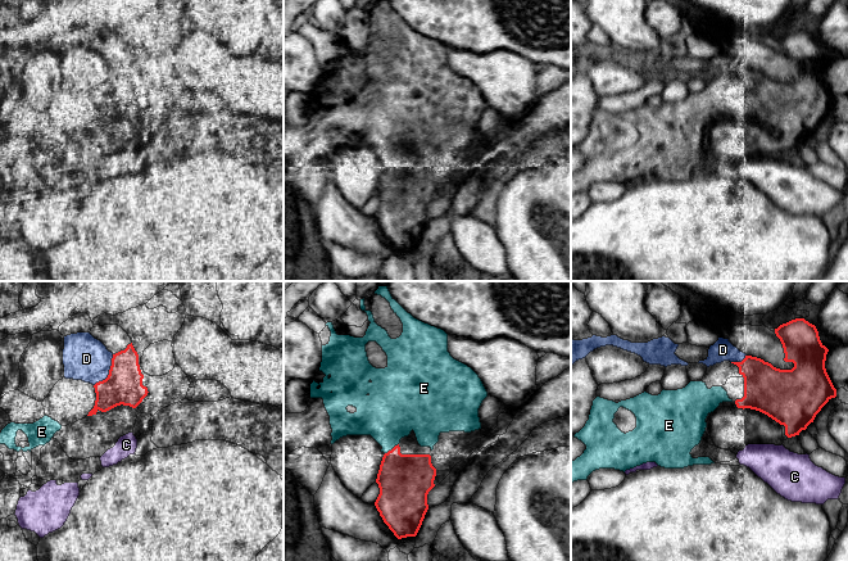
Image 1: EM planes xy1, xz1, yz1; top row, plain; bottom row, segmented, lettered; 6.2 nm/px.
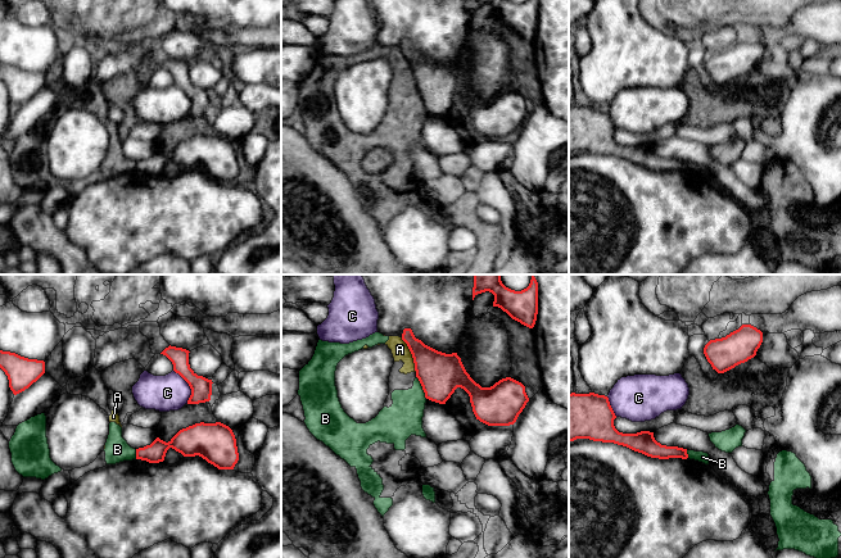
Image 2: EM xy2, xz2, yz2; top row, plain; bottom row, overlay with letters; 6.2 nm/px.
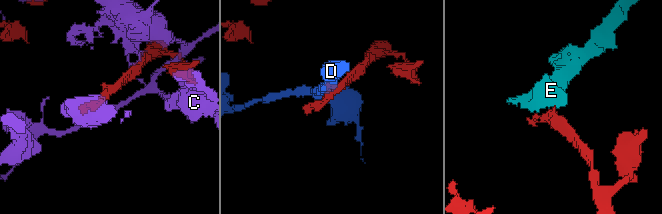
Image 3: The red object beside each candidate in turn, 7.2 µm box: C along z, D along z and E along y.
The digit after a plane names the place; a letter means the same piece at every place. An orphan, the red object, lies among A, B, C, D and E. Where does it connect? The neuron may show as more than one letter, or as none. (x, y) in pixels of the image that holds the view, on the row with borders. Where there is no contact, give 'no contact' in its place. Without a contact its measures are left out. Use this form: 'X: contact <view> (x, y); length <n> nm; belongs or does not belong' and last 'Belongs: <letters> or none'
A: contact xz2 (411, 353); length 240 nm; does not belong
B: contact xz2 (423, 388); length 160 nm; does not belong
C: contact xy2 (189, 385); length 240 nm; does not belong
D: contact xy1 (109, 372); length 240 nm; does not belong
E: contact xz1 (393, 448); length 110 nm; belongs
Belongs: E

